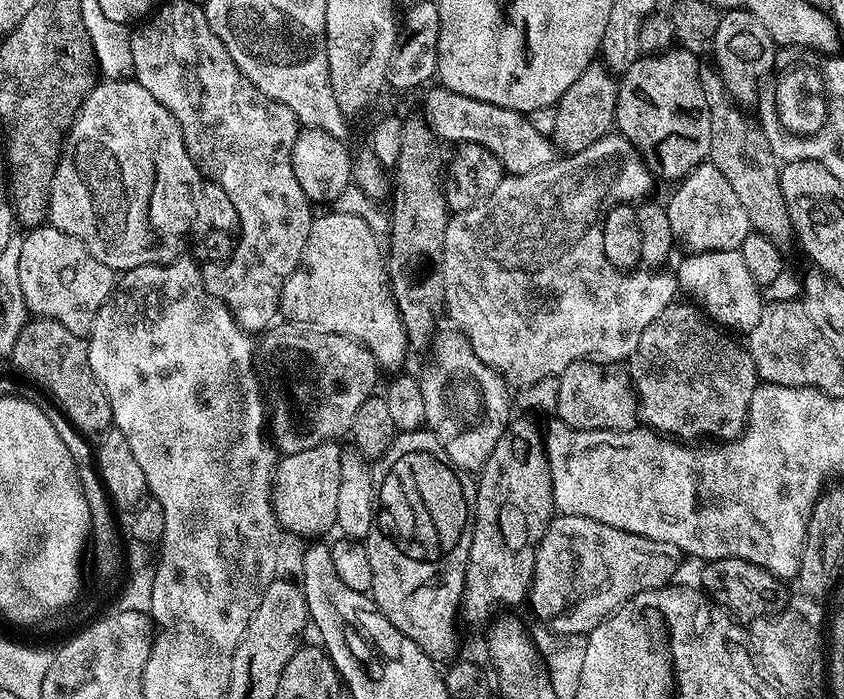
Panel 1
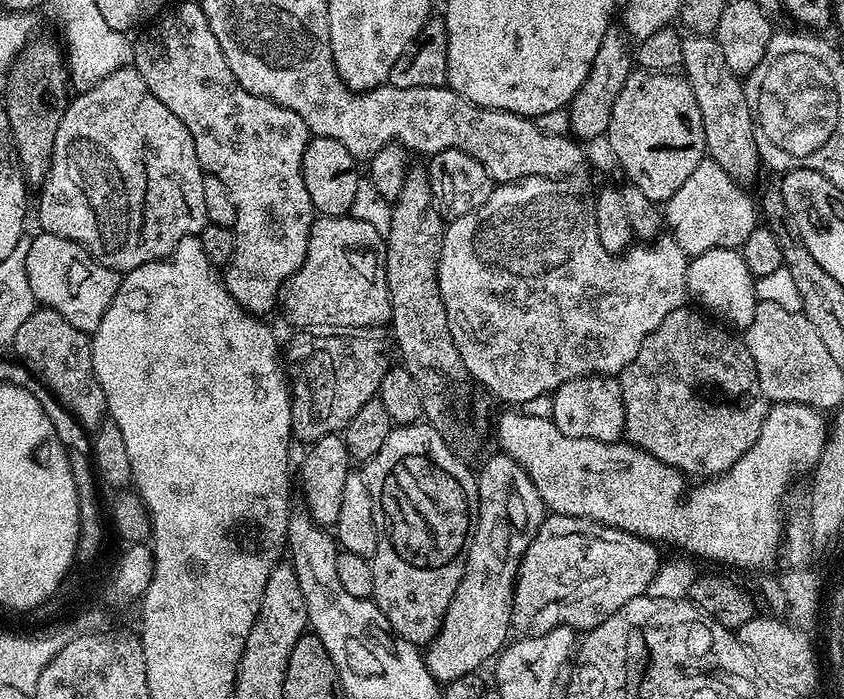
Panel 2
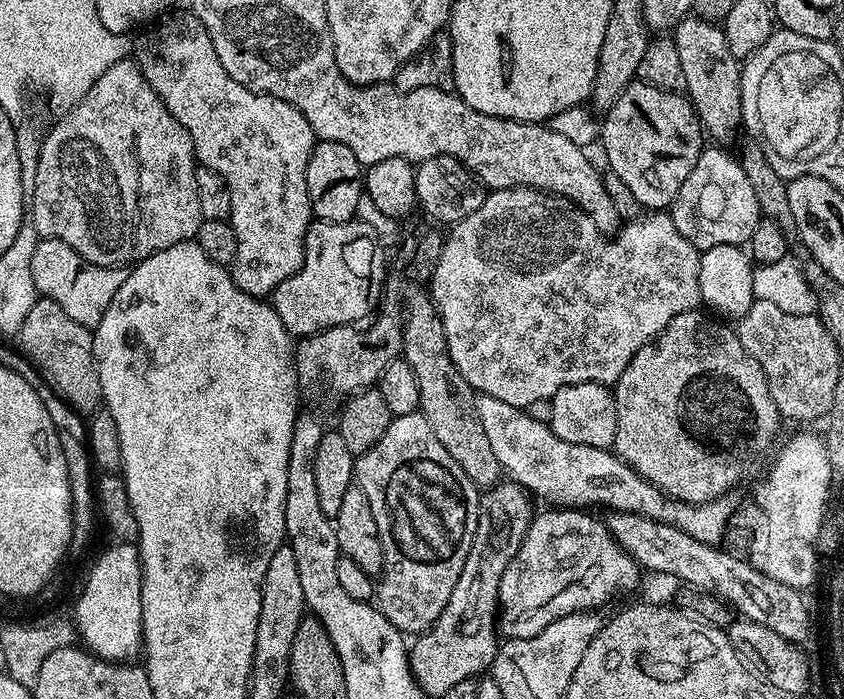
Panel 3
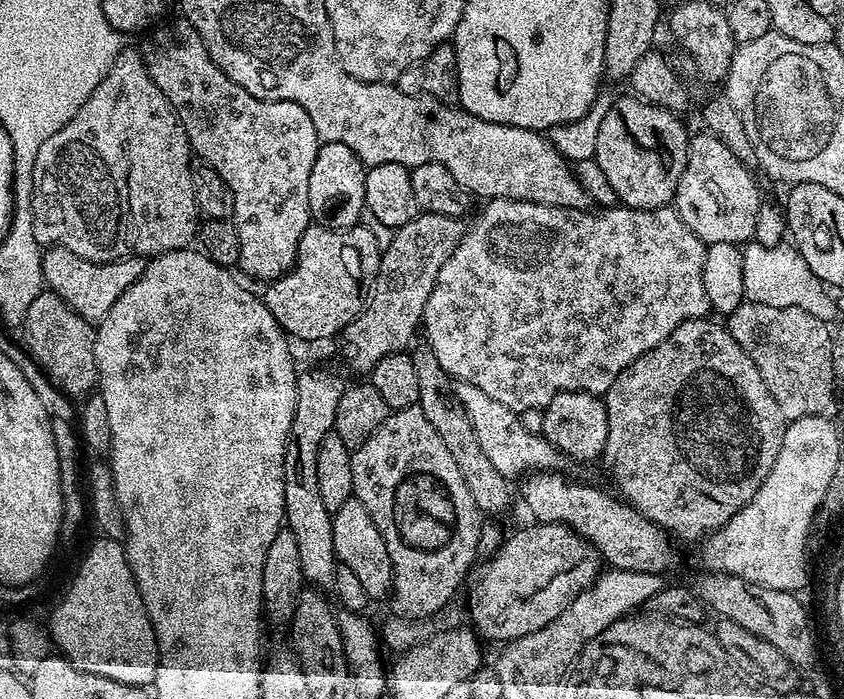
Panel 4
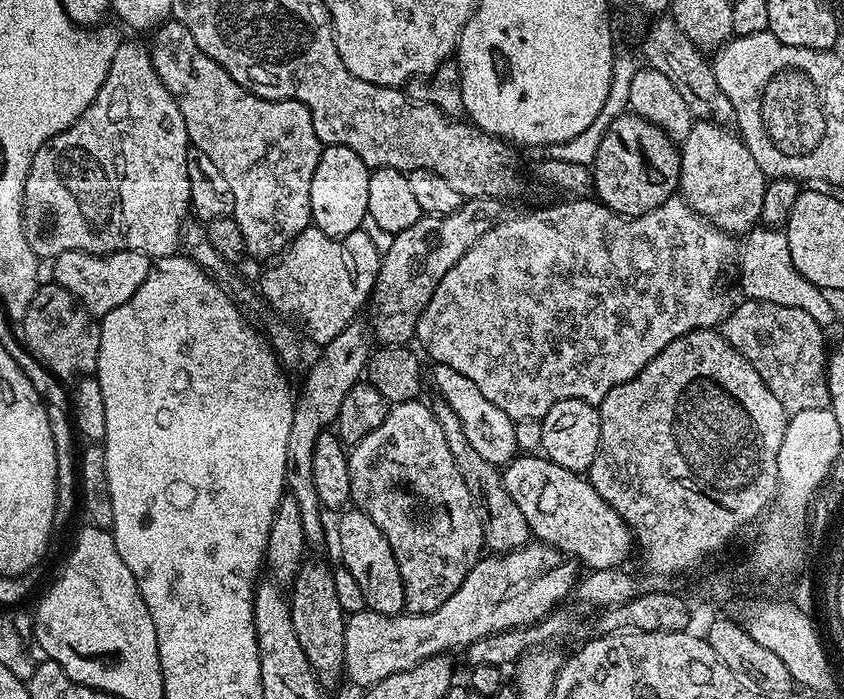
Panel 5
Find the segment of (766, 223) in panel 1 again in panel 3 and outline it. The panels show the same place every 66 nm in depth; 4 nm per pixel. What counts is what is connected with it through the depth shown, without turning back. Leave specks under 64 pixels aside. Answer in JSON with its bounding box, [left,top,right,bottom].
[674,14,741,146]

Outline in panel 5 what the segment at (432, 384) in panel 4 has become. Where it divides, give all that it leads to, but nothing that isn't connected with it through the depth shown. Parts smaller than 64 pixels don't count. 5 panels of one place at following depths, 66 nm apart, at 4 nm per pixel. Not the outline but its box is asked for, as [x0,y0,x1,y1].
[434,402,530,554]

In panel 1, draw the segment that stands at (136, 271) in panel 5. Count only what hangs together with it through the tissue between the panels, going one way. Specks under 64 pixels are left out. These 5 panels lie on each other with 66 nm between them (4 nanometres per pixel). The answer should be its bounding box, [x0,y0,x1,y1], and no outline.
[18,226,117,337]

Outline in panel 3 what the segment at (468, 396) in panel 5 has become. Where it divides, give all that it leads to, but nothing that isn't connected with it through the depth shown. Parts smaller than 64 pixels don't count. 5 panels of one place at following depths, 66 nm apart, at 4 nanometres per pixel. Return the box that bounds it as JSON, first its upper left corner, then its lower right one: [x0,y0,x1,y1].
[476,394,734,545]

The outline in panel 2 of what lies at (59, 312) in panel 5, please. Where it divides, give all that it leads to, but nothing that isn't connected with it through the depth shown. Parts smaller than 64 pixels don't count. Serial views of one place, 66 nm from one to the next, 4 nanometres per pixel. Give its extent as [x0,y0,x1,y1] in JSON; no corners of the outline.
[10,306,108,430]

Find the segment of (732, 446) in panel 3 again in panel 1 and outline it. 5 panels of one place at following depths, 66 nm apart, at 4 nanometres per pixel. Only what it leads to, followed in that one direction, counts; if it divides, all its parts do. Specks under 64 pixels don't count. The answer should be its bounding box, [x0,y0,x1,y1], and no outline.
[626,303,758,442]

